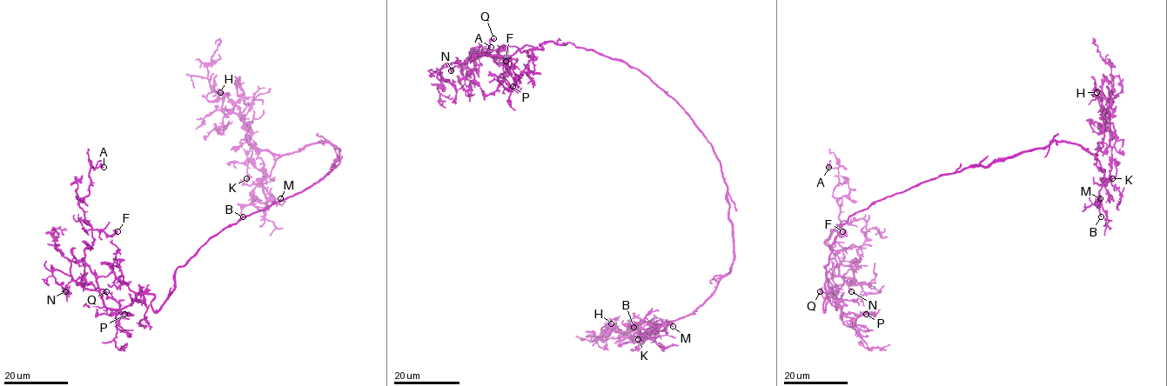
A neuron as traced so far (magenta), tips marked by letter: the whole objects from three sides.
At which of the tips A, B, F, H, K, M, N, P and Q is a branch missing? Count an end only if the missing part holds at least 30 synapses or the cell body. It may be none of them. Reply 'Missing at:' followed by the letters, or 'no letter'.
Missing at: no letter

